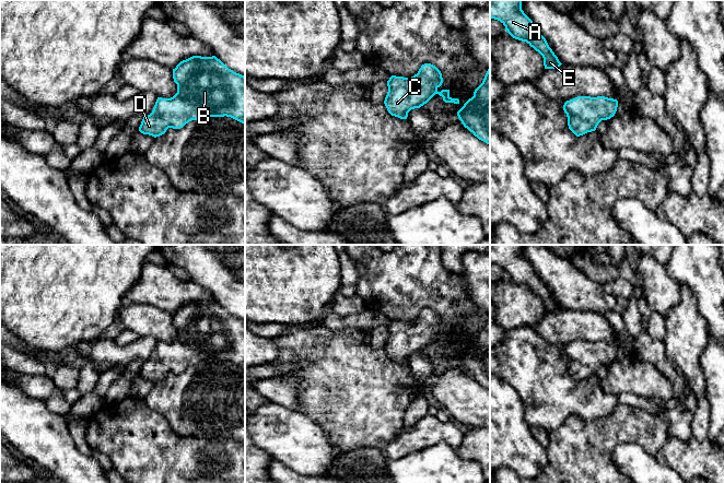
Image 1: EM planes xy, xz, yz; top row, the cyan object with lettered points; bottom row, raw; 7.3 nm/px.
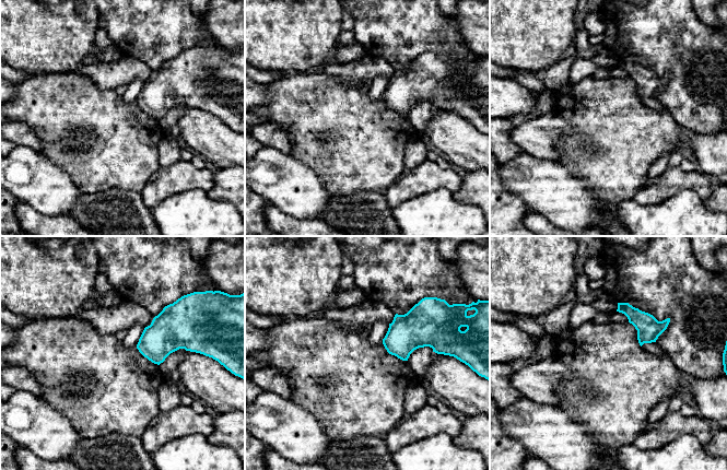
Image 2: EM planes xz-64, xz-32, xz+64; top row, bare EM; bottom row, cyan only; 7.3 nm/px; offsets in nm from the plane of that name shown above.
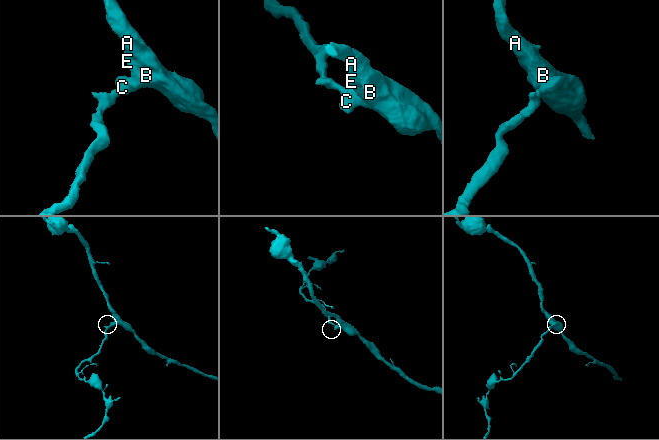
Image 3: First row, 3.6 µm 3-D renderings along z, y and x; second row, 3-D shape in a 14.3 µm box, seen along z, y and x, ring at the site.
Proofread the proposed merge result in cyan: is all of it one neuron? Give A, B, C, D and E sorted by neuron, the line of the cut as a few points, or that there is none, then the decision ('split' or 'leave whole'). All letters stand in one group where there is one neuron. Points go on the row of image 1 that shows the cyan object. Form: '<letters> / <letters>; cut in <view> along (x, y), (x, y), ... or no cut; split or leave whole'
A B C D E; no cut; leave whole

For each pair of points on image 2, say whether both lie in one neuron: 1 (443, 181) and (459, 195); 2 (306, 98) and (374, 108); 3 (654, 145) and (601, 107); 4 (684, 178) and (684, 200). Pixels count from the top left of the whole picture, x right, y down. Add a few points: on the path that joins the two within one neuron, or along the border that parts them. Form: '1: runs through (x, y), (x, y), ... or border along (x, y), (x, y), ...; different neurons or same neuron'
1: border along (462, 177), (461, 185), (453, 194); different neurons
2: runs through (323, 108), (358, 108); same neuron
3: runs through (641, 136), (630, 136), (614, 120); same neuron
4: border along (703, 199), (693, 190), (682, 189), (661, 201); different neurons

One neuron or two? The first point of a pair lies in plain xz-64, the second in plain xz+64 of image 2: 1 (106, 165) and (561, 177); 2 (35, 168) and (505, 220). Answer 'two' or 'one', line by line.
1: two
2: two

